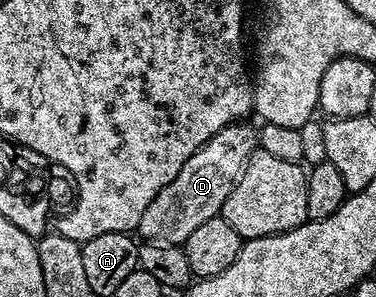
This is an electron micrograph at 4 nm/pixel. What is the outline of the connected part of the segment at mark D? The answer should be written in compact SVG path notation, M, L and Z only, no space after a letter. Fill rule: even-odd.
M234 122L207 140L207 144L200 146L187 164L183 164L179 176L175 176L175 180L171 180L171 184L147 204L136 228L136 233L142 234L140 237L144 241L161 242L164 246L182 245L199 224L207 224L207 220L220 215L224 201L231 195L239 177L245 173L249 158L259 146L258 131L245 125L249 124Z

